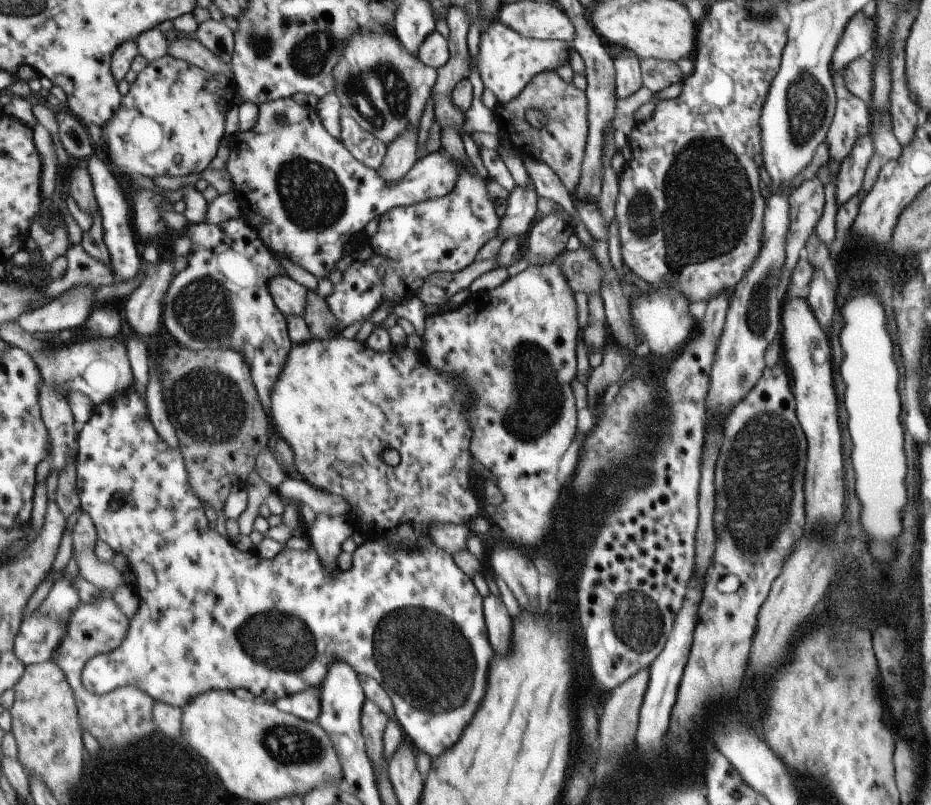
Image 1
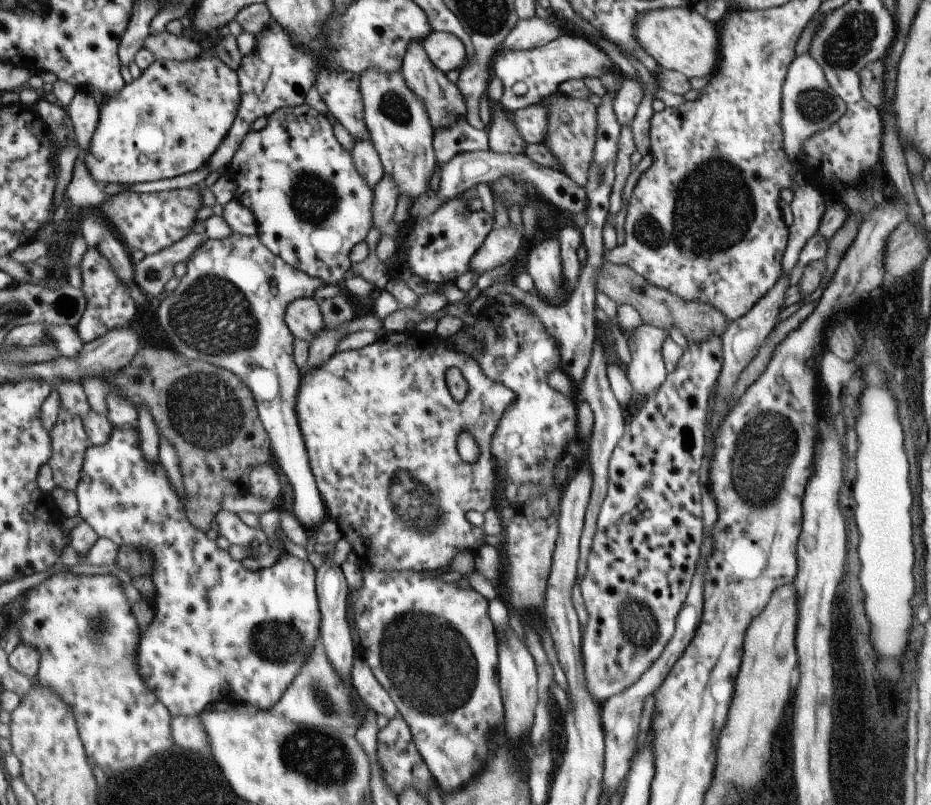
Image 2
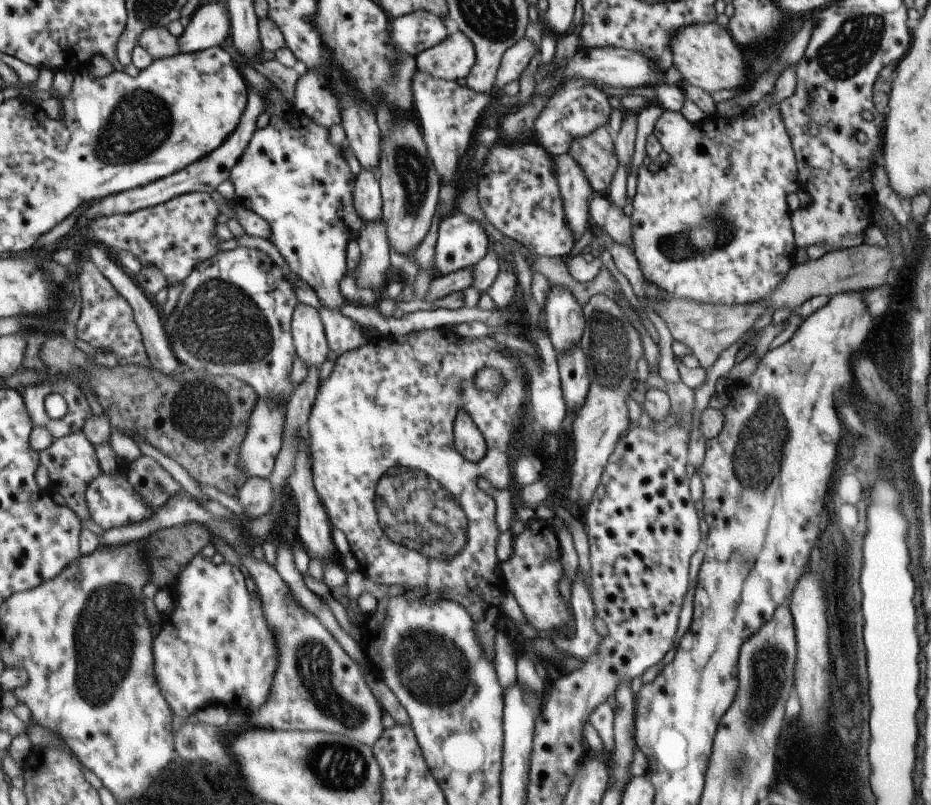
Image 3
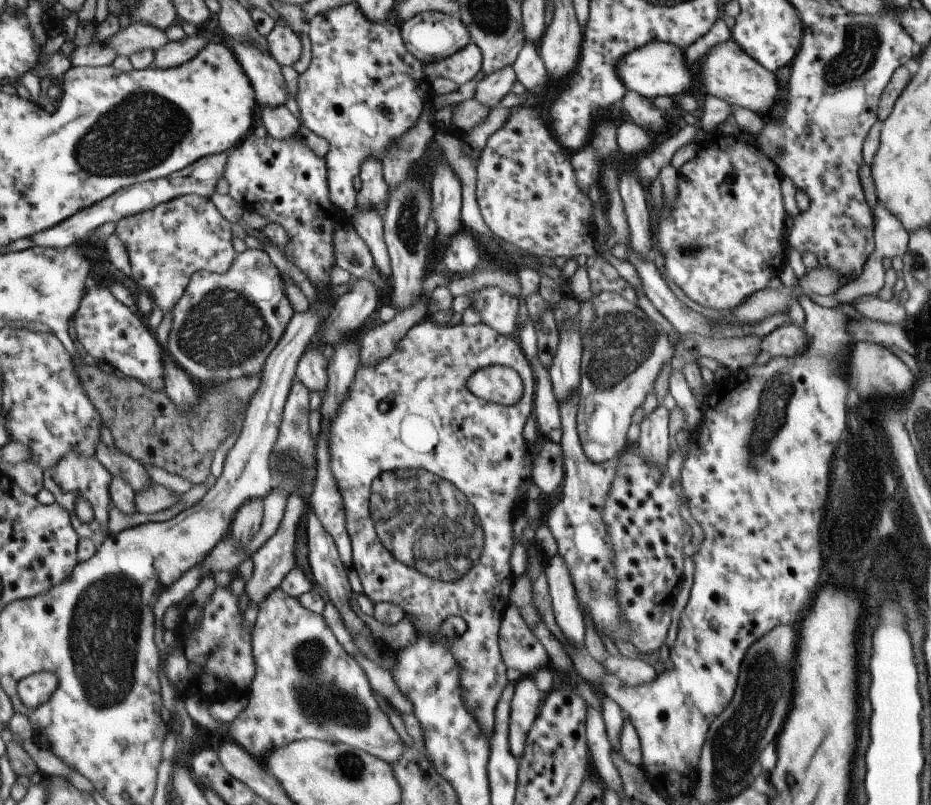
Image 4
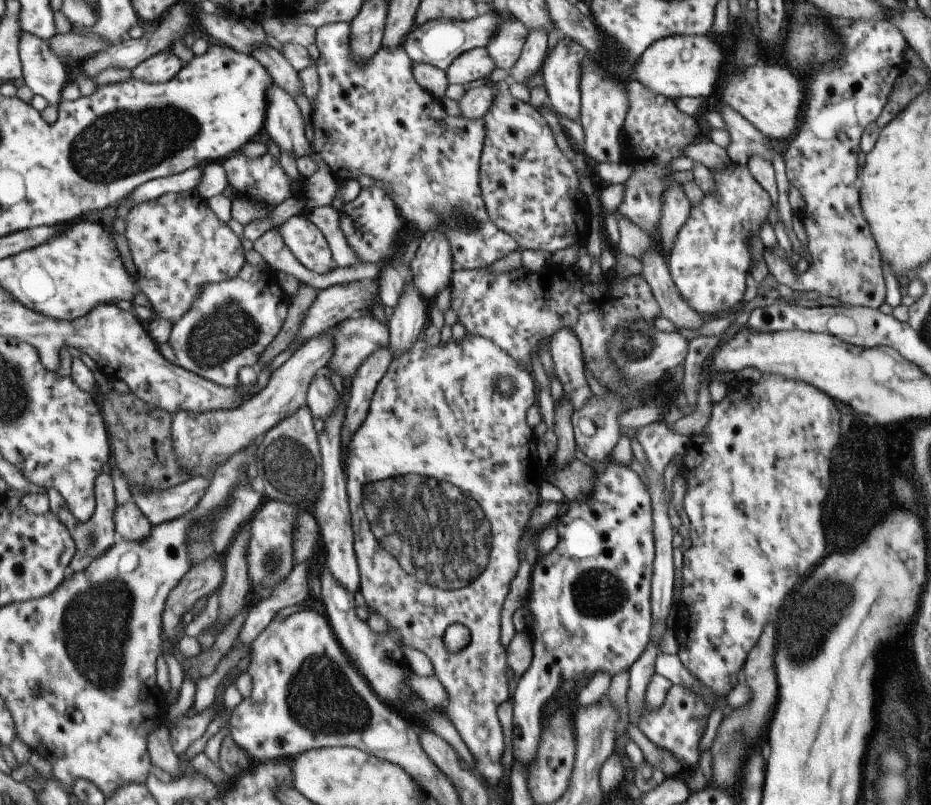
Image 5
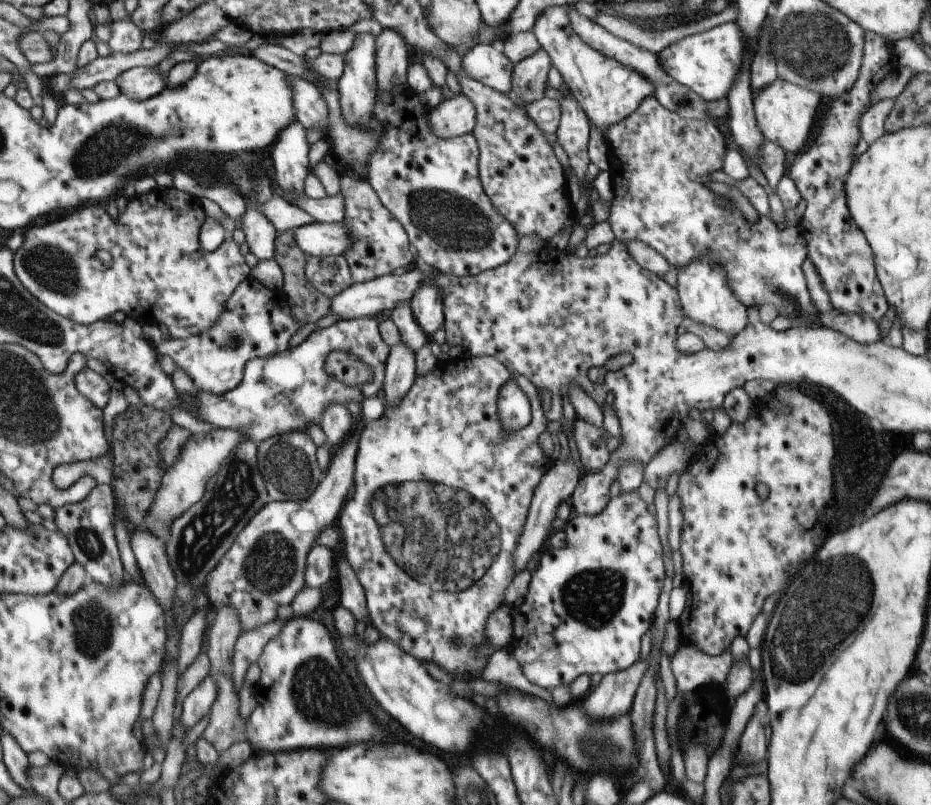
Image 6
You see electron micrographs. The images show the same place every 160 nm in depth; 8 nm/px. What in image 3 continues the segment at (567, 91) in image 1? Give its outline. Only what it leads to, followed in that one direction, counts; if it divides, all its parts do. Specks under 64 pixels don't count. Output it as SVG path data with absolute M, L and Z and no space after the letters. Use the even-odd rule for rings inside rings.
M600 126L587 136L574 139L567 153L581 167L591 188L605 194L618 167L608 128Z

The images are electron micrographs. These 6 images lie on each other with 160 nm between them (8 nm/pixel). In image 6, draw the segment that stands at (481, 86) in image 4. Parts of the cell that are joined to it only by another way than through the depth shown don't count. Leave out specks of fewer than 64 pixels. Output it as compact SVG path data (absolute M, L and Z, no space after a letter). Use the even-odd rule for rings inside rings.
M460 93L430 108L427 124L431 134L437 138L470 134L475 124L475 108L469 98Z

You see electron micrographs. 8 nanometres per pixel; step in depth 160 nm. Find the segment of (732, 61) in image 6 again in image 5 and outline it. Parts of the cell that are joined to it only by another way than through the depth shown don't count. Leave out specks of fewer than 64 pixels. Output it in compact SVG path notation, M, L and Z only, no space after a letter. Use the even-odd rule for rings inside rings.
M673 35L660 38L645 48L632 66L631 74L633 80L637 80L653 94L664 96L666 99L705 99L718 91L715 84L719 80L721 61L721 46L711 35Z

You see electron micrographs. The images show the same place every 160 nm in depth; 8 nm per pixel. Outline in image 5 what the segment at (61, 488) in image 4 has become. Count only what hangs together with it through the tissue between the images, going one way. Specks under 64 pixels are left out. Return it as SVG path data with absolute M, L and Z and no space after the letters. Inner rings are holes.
M106 472L100 474L95 482L95 509L91 516L85 521L78 521L72 512L67 508L65 498L57 489L47 490L50 506L49 512L56 514L61 522L65 523L72 541L75 543L76 550L82 550L88 554L92 560L100 557L111 545L115 542L115 529L114 529L114 508L116 507L113 499L113 481Z

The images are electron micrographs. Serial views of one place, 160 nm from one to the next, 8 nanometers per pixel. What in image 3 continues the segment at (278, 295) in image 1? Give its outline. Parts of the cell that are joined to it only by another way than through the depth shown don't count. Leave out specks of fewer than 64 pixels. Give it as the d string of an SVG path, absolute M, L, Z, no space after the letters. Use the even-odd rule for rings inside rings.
M297 303L290 320L294 354L306 369L319 369L329 350L318 310Z

